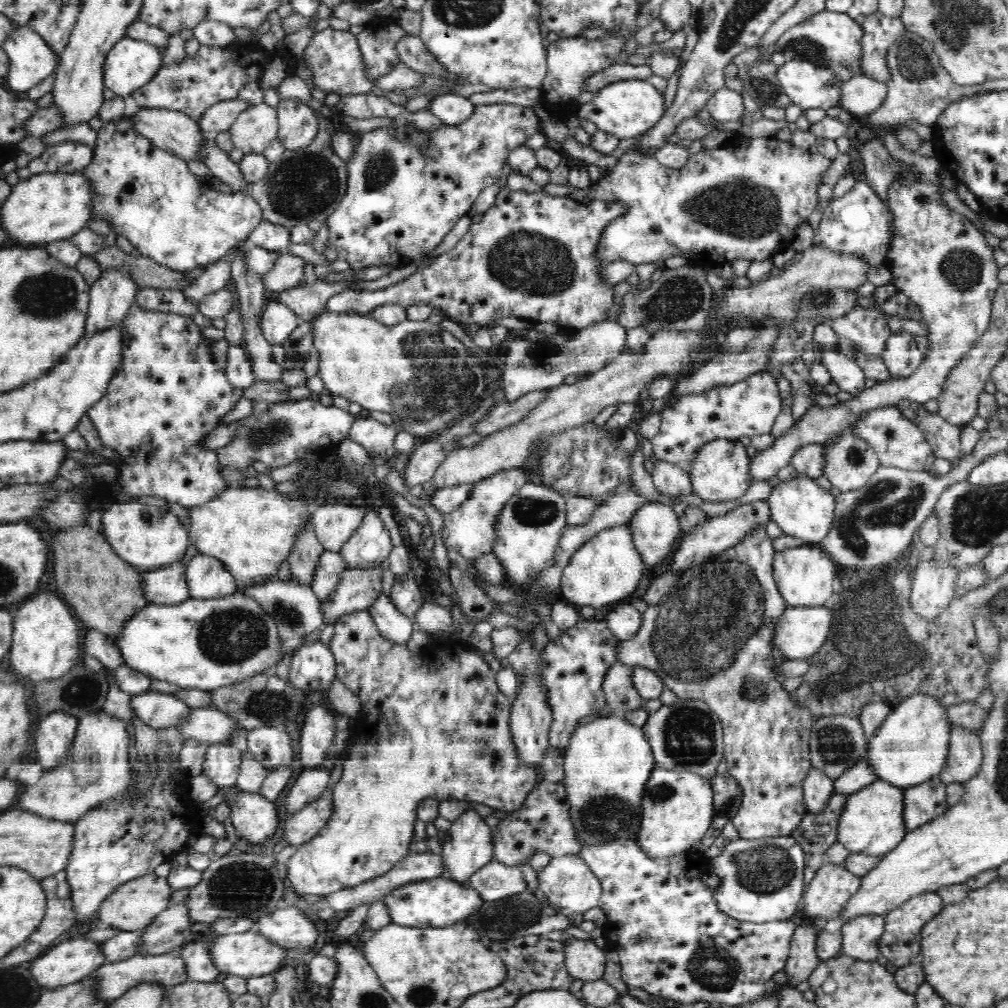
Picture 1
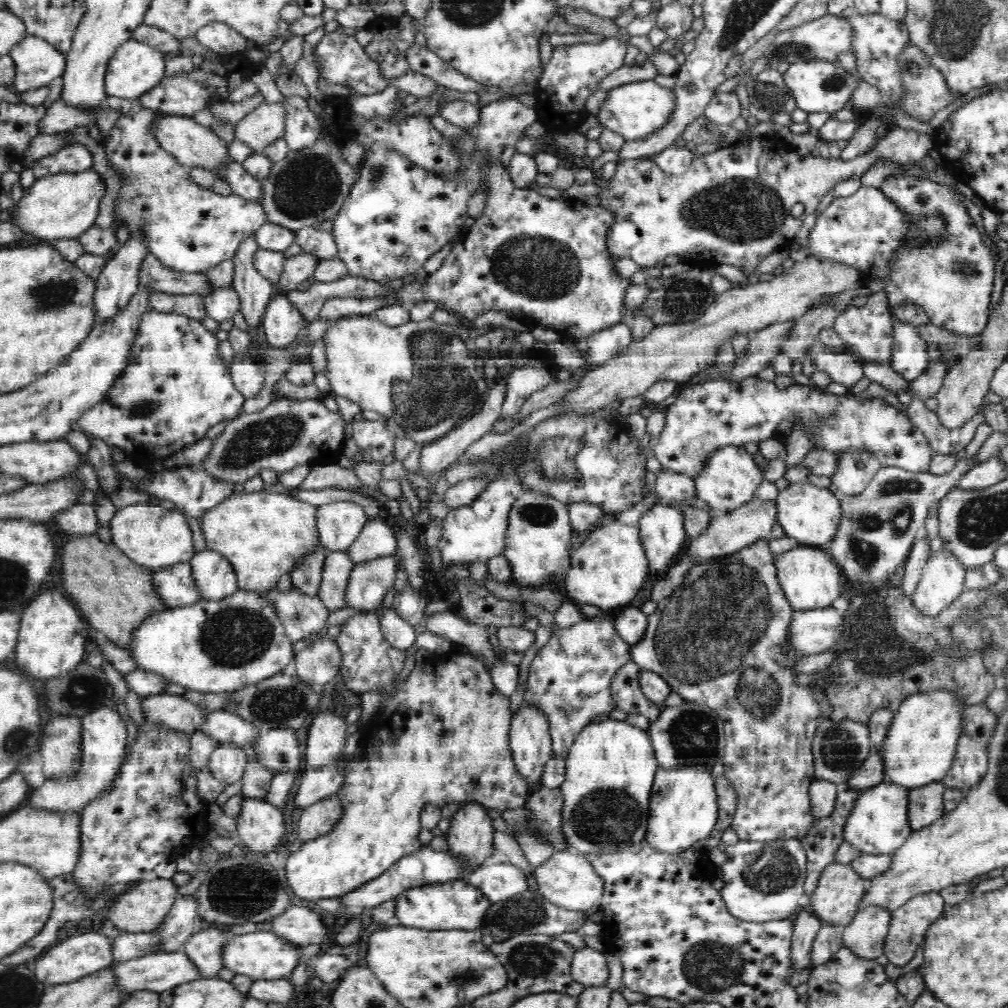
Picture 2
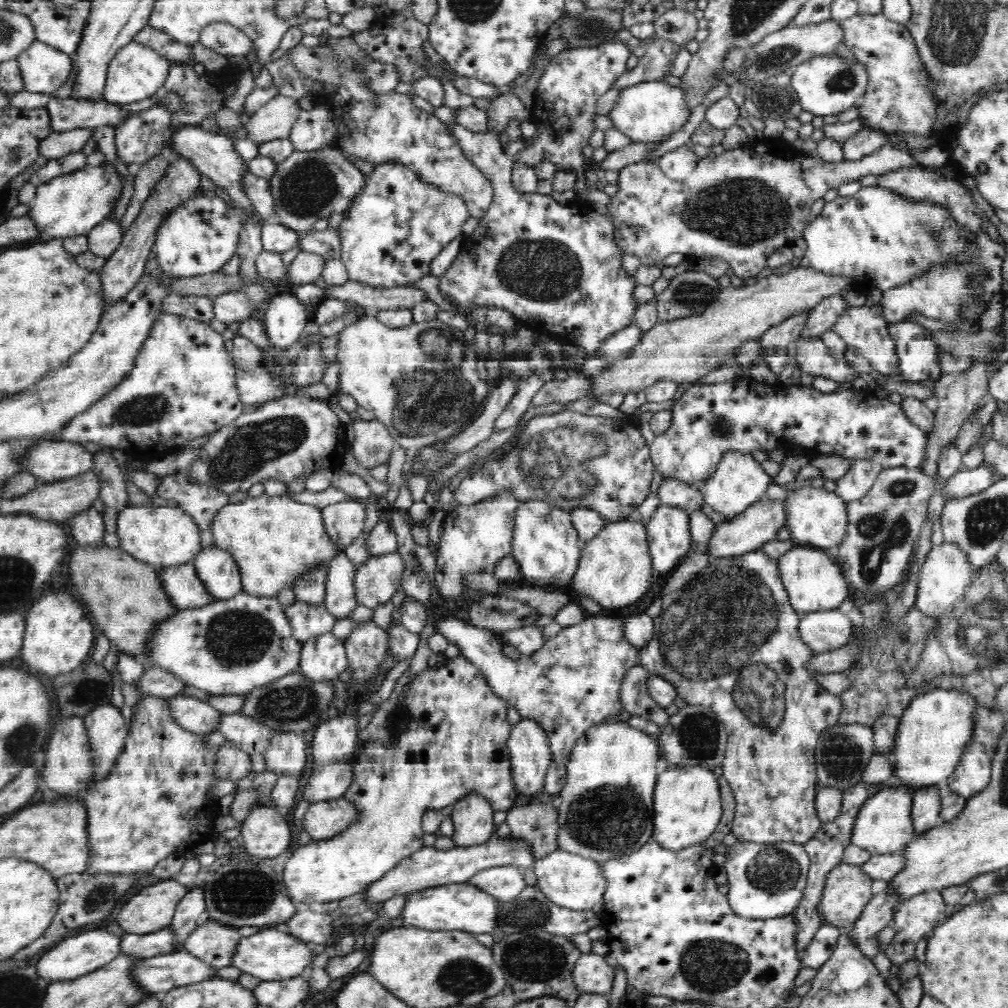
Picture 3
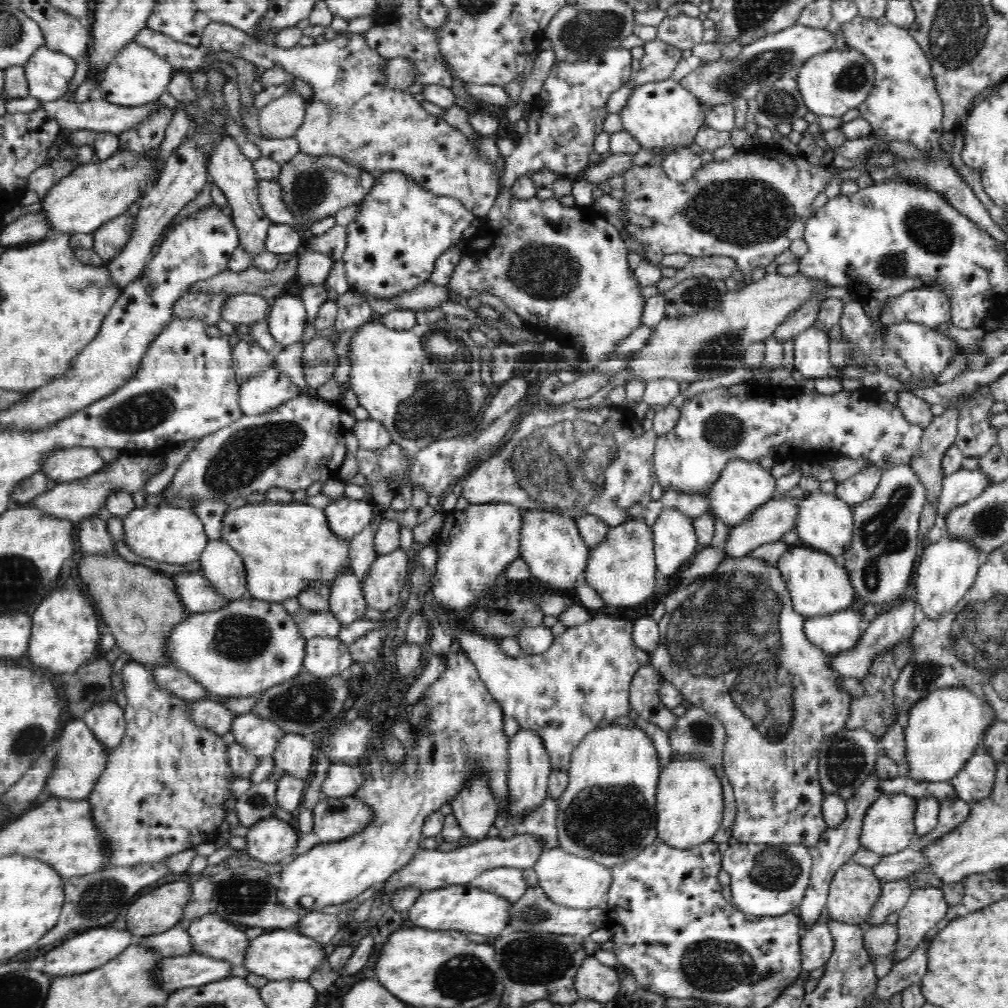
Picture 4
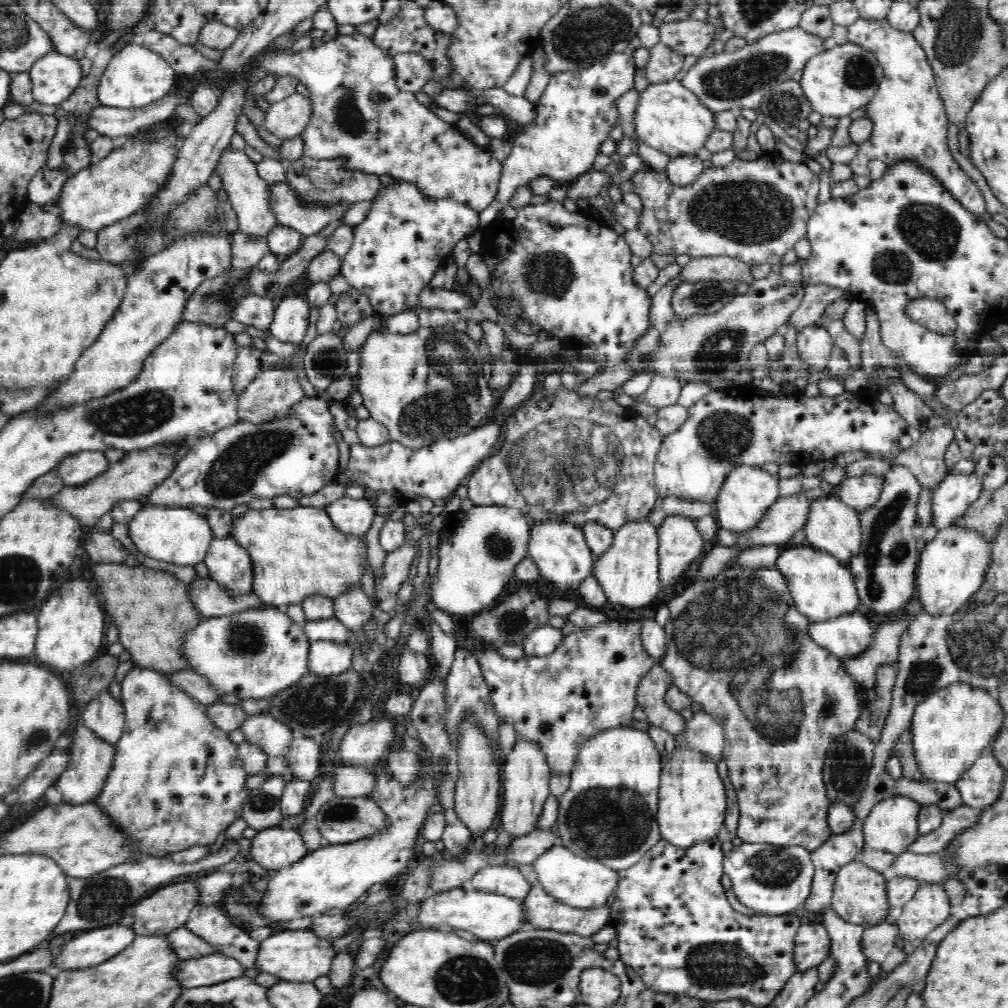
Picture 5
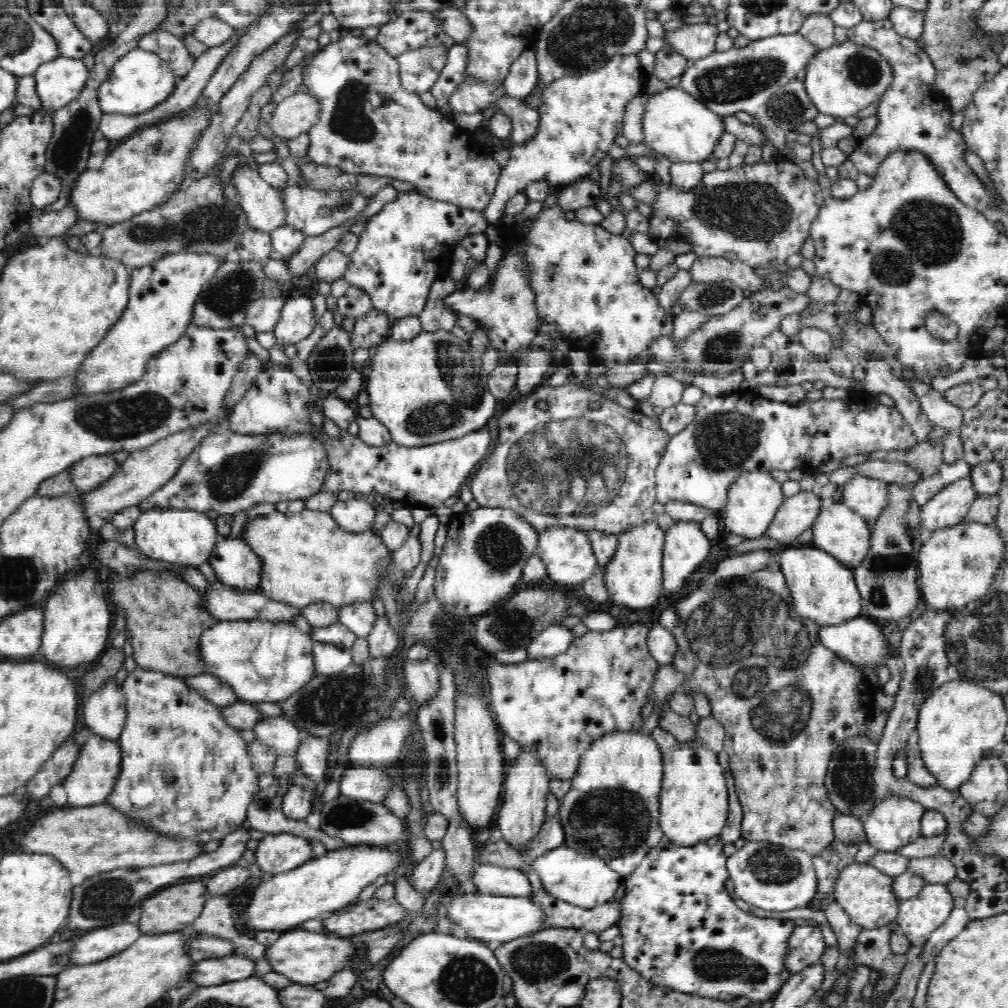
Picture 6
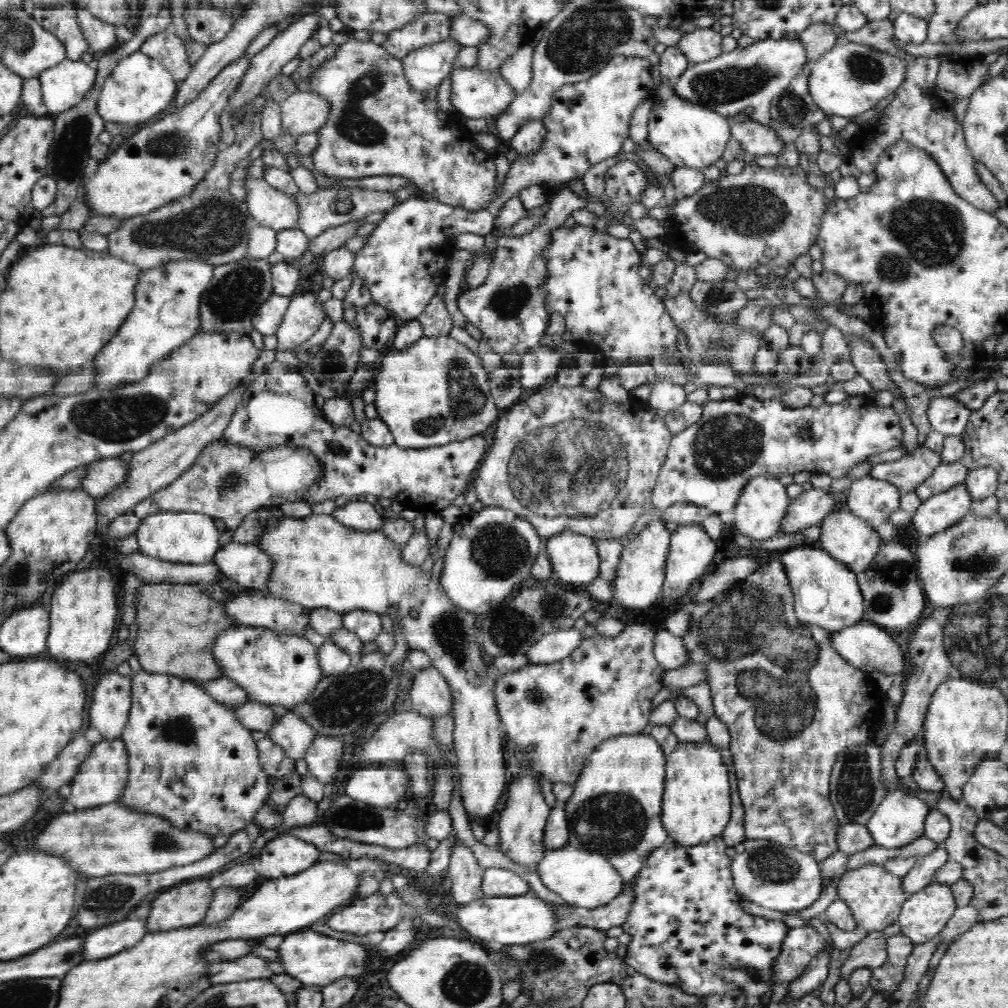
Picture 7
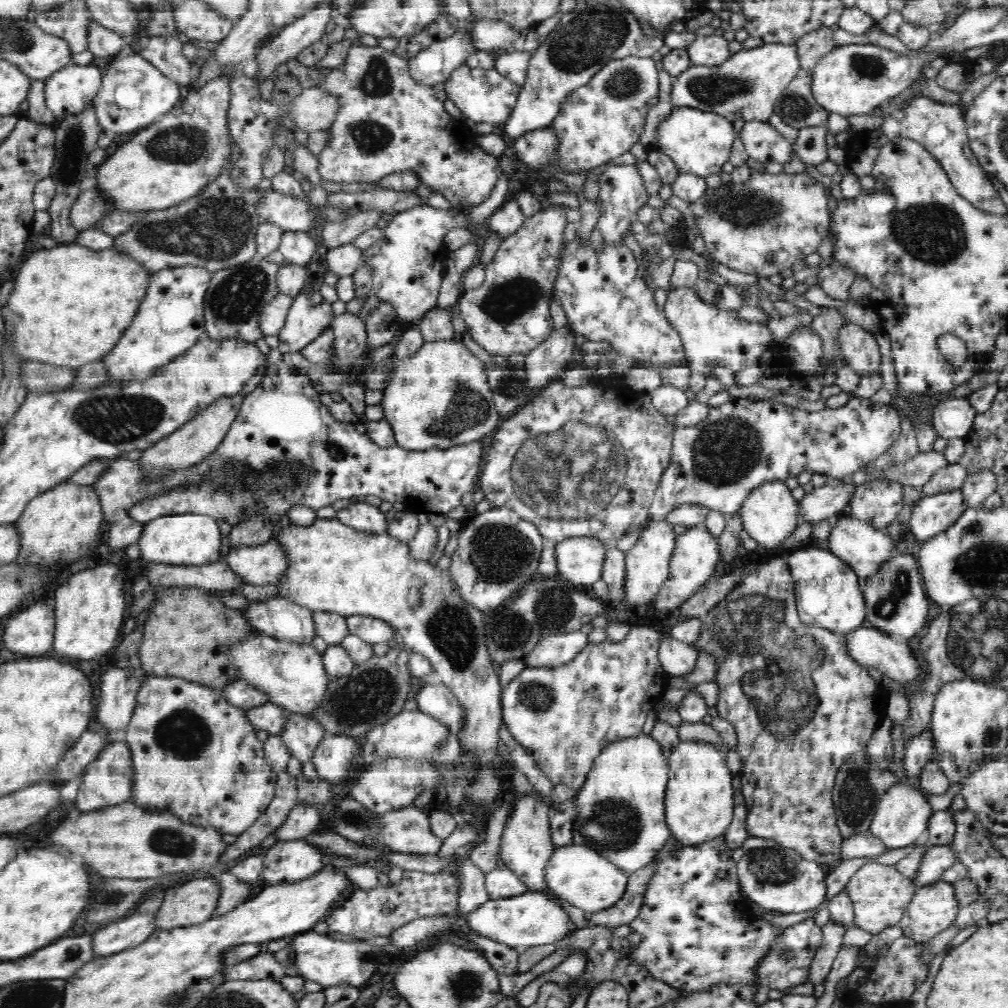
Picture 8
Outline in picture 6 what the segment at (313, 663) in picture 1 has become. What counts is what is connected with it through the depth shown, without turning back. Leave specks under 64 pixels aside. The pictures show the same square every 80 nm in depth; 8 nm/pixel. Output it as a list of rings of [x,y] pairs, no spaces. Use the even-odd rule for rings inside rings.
[[[314,643],[313,656],[317,675],[337,674],[353,663],[350,650],[330,643]]]

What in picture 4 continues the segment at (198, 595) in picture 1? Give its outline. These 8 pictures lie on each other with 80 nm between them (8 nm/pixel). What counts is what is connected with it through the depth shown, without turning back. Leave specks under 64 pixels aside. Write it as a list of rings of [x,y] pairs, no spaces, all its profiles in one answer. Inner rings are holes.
[[[209,539],[199,558],[201,573],[228,600],[244,597],[247,571],[244,558],[225,539]]]

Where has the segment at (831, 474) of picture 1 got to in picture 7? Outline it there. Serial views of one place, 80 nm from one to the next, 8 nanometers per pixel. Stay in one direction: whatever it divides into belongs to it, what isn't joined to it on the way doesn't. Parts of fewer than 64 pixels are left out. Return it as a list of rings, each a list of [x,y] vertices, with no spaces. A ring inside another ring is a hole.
[[[868,474],[850,484],[845,506],[852,514],[877,529],[900,508],[901,495],[903,492],[894,483],[878,480]]]

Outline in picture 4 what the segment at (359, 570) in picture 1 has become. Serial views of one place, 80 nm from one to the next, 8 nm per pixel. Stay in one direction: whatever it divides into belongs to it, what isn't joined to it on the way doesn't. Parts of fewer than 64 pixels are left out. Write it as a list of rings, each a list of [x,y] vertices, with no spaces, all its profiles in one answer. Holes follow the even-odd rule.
[[[403,548],[377,555],[370,570],[361,580],[365,603],[370,608],[386,611],[398,602],[404,588],[409,556]]]

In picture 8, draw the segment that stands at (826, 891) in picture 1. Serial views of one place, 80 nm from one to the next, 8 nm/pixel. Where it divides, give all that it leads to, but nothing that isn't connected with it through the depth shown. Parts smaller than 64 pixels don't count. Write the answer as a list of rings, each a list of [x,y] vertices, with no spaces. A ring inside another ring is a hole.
[[[866,862],[854,873],[843,888],[848,893],[855,912],[854,926],[878,935],[884,929],[901,921],[905,906],[913,900],[918,888],[910,878],[903,875],[894,865],[880,862]]]

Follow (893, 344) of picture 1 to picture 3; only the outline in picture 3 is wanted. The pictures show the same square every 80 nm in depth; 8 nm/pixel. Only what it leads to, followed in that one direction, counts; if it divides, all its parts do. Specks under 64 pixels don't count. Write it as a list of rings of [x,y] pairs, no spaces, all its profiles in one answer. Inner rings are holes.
[[[902,321],[890,328],[896,343],[896,354],[902,379],[911,382],[937,381],[942,372],[938,366],[937,344],[931,339],[931,331],[915,323]]]

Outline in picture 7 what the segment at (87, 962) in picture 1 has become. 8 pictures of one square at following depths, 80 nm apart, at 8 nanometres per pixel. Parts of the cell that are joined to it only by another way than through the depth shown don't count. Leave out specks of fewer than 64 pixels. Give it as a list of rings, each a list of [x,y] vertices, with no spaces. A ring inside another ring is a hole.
[[[132,916],[94,928],[94,932],[86,936],[86,960],[100,960],[130,949],[142,941],[147,932],[146,919]]]

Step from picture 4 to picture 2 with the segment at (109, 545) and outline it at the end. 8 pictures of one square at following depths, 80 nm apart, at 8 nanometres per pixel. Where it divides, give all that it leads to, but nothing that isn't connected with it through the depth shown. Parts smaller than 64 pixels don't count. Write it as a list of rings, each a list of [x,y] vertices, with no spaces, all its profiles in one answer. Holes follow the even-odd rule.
[[[76,503],[55,514],[52,526],[78,536],[96,533],[98,522],[94,505]]]

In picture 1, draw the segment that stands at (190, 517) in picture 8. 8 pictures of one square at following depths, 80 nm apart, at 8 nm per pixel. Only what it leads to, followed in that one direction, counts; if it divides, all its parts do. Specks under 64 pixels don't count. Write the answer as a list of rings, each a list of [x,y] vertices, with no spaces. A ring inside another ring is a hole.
[[[137,500],[112,502],[102,512],[101,524],[104,538],[113,547],[114,552],[143,571],[153,571],[181,561],[189,544],[187,528],[180,518],[166,508],[143,504]]]

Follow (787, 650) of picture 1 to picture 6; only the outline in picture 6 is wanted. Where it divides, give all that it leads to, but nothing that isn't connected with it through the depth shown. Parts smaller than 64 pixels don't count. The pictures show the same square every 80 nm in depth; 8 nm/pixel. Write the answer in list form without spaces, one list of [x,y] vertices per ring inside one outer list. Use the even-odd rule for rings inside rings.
[[[860,615],[840,625],[820,626],[817,637],[822,645],[856,668],[876,669],[880,668],[878,664],[882,664],[882,662],[885,662],[886,667],[886,660],[890,656],[888,655],[888,642],[886,642],[886,638],[882,634],[881,626],[878,628],[876,623],[870,622],[870,620]]]

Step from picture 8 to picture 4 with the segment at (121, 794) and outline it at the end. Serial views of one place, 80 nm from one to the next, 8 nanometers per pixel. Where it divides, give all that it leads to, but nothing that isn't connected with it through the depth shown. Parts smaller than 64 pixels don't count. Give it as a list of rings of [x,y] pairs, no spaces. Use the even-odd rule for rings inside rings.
[[[74,719],[66,724],[62,730],[62,737],[56,739],[60,748],[55,756],[54,770],[46,781],[48,791],[53,797],[70,801],[86,801],[90,792],[94,790],[96,782],[101,778],[102,771],[106,768],[110,750],[100,742],[83,720]]]

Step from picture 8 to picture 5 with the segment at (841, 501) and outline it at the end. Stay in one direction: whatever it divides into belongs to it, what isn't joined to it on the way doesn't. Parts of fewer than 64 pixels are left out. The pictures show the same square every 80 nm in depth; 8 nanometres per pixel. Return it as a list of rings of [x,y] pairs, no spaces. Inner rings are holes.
[[[801,493],[780,498],[753,529],[737,533],[738,554],[757,546],[780,545],[788,542],[795,532],[802,530],[811,501]]]

